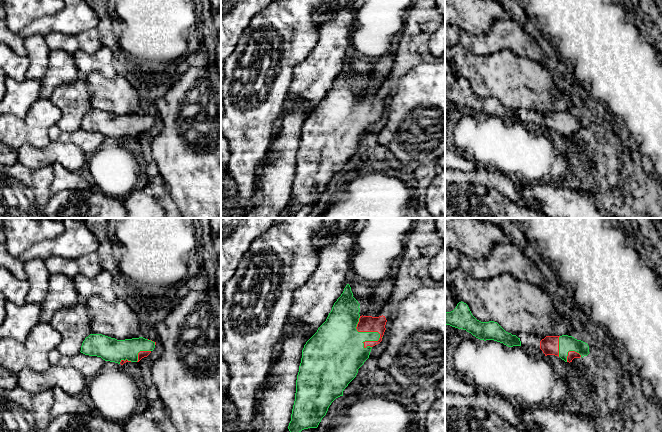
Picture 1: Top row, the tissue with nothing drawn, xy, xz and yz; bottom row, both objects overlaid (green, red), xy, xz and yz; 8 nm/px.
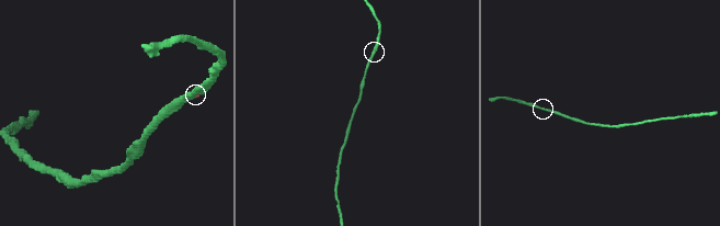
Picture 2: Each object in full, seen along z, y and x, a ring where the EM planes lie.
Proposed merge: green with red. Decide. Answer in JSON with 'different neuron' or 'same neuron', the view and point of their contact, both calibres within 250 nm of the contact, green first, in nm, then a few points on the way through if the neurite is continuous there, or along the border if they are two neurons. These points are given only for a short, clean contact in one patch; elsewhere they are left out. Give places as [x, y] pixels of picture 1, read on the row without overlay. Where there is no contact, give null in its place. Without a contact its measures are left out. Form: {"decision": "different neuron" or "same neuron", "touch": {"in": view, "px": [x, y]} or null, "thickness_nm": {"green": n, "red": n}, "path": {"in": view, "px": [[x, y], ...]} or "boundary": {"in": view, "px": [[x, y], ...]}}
{"decision": "same neuron", "touch": {"in": "xz", "px": [376, 108]}, "thickness_nm": {"green": 260, "red": 130}, "path": {"in": "xz", "px": [[347, 119], [362, 108], [376, 108], [366, 99]]}}

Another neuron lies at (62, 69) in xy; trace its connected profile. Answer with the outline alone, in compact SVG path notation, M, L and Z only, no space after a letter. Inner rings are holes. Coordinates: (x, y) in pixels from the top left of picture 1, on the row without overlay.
M51 50L46 73L40 80L40 98L49 98L57 87L72 83L79 77L73 54L64 50Z

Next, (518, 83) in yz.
M458 44L445 49L445 59L462 78L468 81L472 91L481 98L494 97L512 111L524 109L540 117L546 112L573 113L571 96L559 95L552 70L540 63L520 57L508 49L490 55L476 55Z

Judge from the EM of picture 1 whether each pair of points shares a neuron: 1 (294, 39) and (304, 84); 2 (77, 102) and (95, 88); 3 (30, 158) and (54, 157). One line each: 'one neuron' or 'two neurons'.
1: two neurons
2: two neurons
3: one neuron

